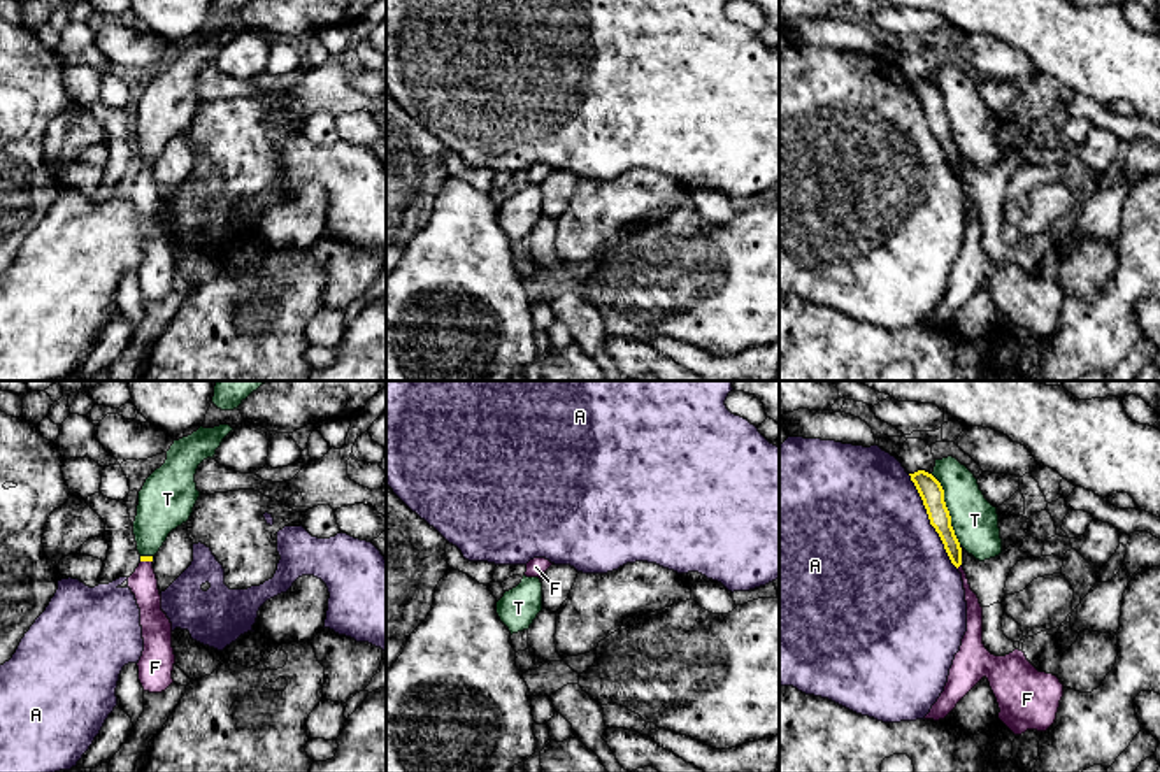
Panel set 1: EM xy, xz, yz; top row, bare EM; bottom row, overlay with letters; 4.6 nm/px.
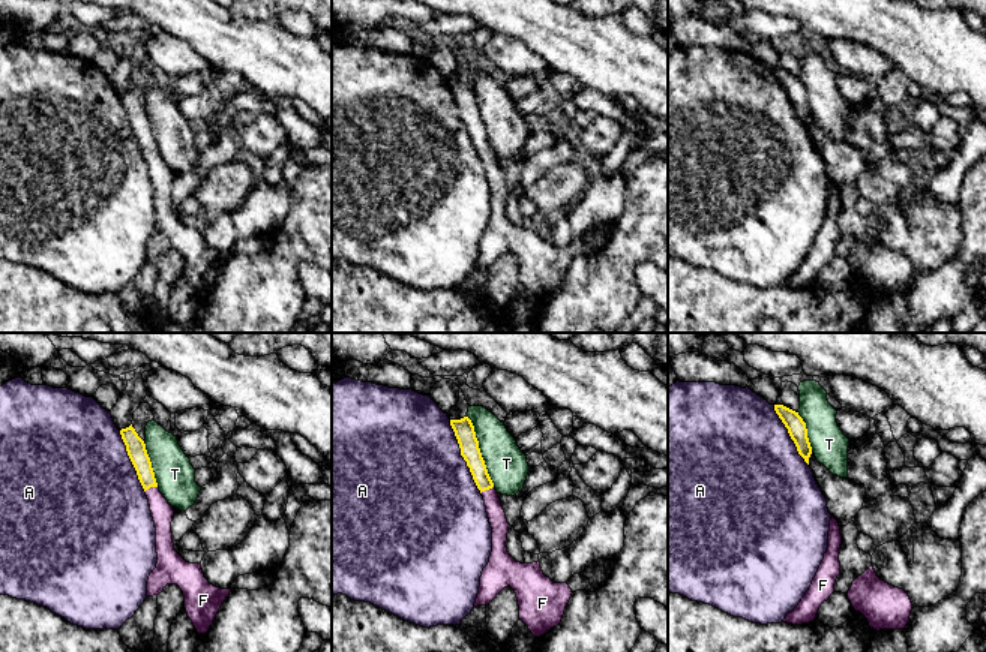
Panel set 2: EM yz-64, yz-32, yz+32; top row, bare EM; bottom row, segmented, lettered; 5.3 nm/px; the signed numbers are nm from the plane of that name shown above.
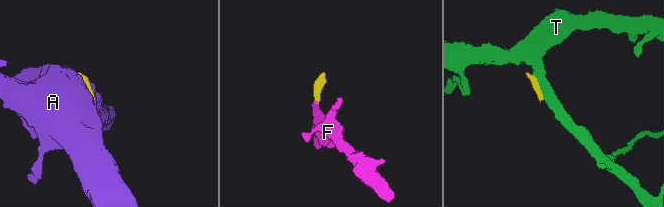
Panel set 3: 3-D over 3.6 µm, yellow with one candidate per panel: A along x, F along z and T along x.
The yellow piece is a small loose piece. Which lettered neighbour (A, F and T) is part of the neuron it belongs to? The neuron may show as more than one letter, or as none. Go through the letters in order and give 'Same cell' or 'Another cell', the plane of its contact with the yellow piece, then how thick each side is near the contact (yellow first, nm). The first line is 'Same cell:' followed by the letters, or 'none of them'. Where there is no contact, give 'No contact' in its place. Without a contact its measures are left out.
Same cell: F
A: Another cell. Touches yellow in yz. Thickness 110 nm (yellow) against 500 nm
F: Same cell. Touches yellow in yz. Thickness 100 nm (yellow) against 80 nm
T: Another cell. Touches yellow in yz. Thickness 110 nm (yellow) against 220 nm

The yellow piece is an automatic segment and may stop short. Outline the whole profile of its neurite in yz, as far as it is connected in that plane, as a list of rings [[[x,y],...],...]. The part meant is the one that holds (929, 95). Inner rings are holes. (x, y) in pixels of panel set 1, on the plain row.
[[[925,77],[909,82],[923,107],[930,132],[939,140],[951,170],[958,175],[962,172],[962,154],[951,133],[951,123],[944,109],[941,89]]]

